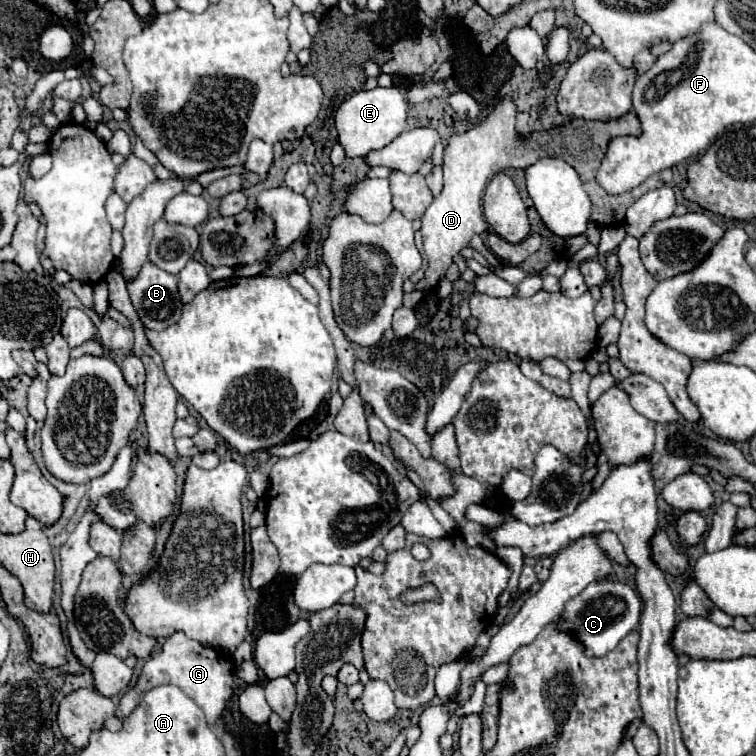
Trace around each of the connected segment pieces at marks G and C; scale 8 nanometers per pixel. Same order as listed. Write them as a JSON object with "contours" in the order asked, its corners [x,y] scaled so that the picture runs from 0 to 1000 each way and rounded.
{"contours":[[[[230,837],[220,843],[214,861],[209,866],[193,872],[180,906],[161,919],[159,933],[153,938],[153,948],[156,951],[169,948],[177,940],[177,935],[188,927],[196,911],[204,911],[209,906],[233,906],[270,940],[272,954],[280,959],[291,948],[299,927],[307,919],[307,901],[310,901],[310,877],[302,864],[291,864],[283,861],[280,856],[270,856],[262,848],[249,845],[243,837]]],[[[810,766],[783,769],[767,787],[757,790],[746,800],[746,808],[735,821],[735,832],[754,837],[765,851],[770,851],[775,869],[799,869],[844,829],[847,806],[849,798],[833,774]]]]}

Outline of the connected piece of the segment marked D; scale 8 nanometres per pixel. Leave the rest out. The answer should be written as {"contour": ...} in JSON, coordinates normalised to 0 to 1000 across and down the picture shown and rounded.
{"contour":[[[669,128],[664,136],[656,139],[656,144],[632,165],[622,168],[611,179],[598,179],[595,189],[587,197],[587,250],[585,255],[571,266],[571,271],[563,276],[558,287],[558,316],[561,316],[561,335],[566,340],[566,356],[561,366],[548,377],[550,385],[558,385],[561,390],[569,388],[590,364],[595,348],[601,340],[608,337],[614,327],[619,327],[622,316],[630,308],[640,308],[646,303],[646,295],[638,282],[638,258],[640,250],[648,239],[651,231],[667,226],[667,224],[696,224],[706,218],[712,210],[720,208],[738,208],[757,218],[770,237],[772,250],[783,261],[786,279],[783,279],[783,292],[791,298],[817,298],[825,295],[825,282],[828,276],[847,263],[854,253],[870,250],[876,245],[884,245],[889,239],[889,226],[878,224],[873,229],[860,231],[852,242],[839,247],[836,253],[820,255],[820,258],[807,258],[802,255],[791,239],[788,239],[788,226],[794,221],[794,213],[802,205],[802,194],[807,184],[820,181],[820,179],[847,179],[847,160],[839,147],[831,152],[820,155],[820,160],[767,160],[762,157],[762,171],[757,165],[738,168],[738,173],[712,173],[696,181],[688,181],[680,171],[680,155],[683,155],[683,142],[675,128]]]}

